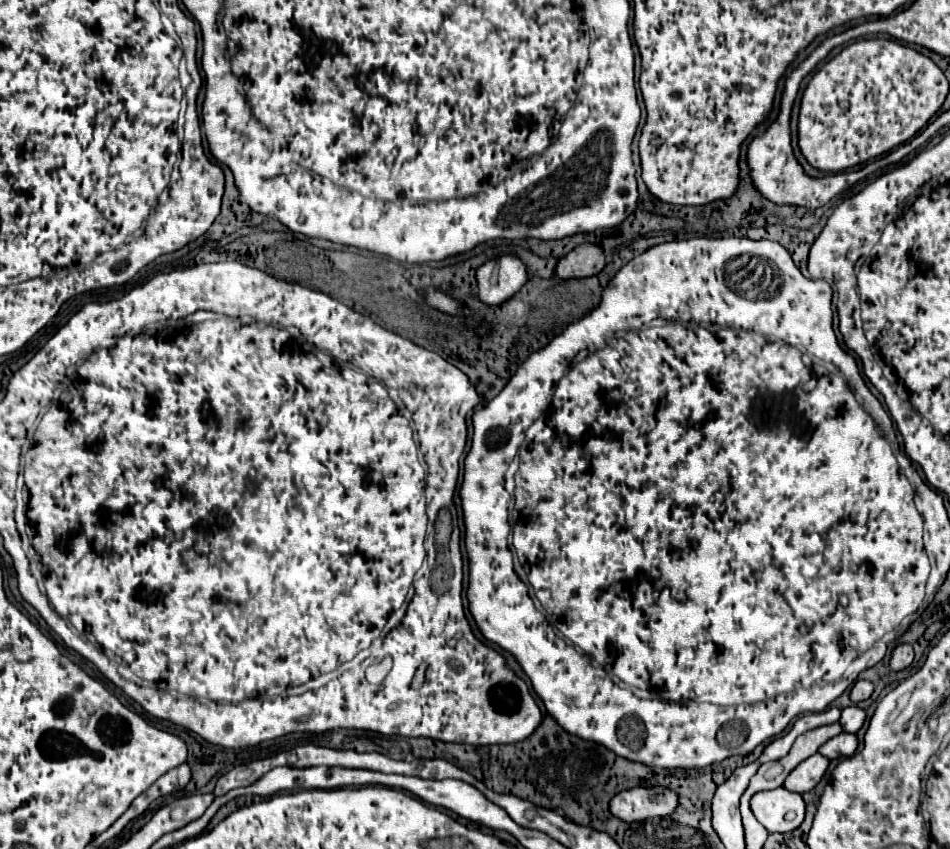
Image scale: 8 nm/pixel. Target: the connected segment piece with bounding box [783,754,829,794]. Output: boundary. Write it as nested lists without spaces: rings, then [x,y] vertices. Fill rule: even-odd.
[[[813,754],[813,756],[809,756],[807,760],[803,760],[803,762],[785,778],[783,788],[791,790],[791,792],[799,792],[799,794],[809,792],[809,790],[813,790],[813,788],[819,784],[819,780],[821,780],[821,776],[825,774],[827,766],[829,766],[829,760],[827,760],[825,756]]]

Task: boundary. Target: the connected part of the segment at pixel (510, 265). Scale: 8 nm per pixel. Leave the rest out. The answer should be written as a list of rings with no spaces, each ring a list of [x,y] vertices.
[[[501,256],[477,268],[477,298],[487,306],[501,306],[527,282],[525,264],[515,256]]]

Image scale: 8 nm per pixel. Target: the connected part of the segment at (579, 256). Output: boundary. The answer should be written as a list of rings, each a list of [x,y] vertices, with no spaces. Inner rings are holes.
[[[583,244],[571,250],[567,256],[563,256],[555,266],[557,278],[587,278],[595,276],[603,270],[603,250],[595,244]]]

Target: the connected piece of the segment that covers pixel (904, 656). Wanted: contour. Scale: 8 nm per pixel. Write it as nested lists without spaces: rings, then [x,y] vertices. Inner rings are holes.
[[[899,644],[891,654],[891,670],[903,670],[913,662],[913,646]]]

